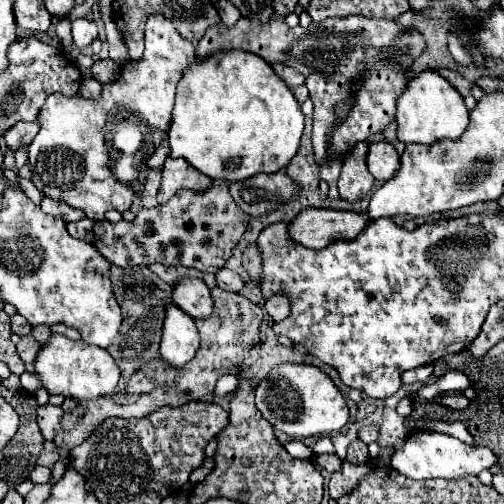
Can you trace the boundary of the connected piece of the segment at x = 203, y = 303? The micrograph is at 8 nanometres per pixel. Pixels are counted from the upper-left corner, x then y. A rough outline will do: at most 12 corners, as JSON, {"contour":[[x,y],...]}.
{"contour":[[201,279],[175,285],[173,303],[193,319],[213,313],[211,291]]}

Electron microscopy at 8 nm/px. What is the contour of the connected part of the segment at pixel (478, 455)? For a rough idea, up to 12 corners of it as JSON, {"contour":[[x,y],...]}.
{"contour":[[411,435],[391,455],[409,479],[461,479],[497,463],[451,435]]}

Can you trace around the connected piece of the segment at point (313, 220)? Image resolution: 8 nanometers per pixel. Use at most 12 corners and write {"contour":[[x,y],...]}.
{"contour":[[305,207],[289,223],[289,239],[323,249],[355,239],[367,213]]}

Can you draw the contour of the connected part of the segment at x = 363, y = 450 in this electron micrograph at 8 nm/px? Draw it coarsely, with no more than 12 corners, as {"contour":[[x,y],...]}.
{"contour":[[361,439],[347,449],[347,461],[353,465],[369,461],[369,449]]}

